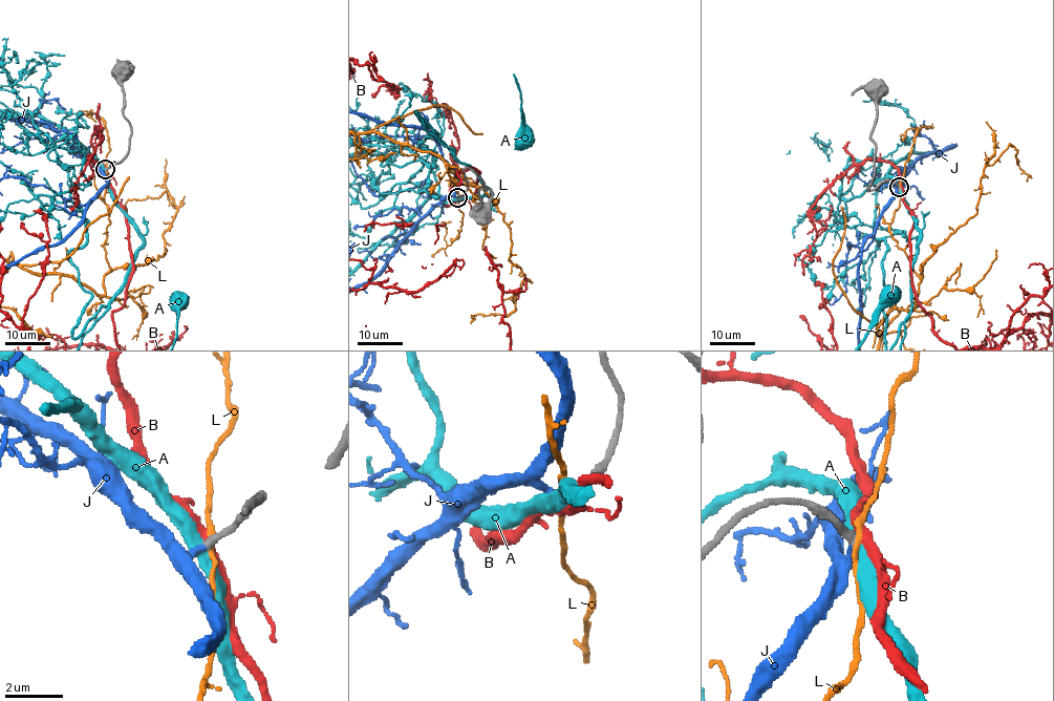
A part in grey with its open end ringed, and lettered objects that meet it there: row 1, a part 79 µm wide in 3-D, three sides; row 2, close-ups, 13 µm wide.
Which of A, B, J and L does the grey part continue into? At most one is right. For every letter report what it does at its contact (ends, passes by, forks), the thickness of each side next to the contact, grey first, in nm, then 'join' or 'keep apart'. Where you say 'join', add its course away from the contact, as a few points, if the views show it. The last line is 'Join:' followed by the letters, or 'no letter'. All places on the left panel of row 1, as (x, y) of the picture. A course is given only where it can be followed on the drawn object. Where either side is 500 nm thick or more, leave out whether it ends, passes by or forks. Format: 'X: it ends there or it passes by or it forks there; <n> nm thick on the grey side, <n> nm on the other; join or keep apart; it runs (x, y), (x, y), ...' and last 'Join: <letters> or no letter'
A: it passes by; 240 nm thick on the grey side, 480 nm on the other; keep apart
B: it passes by; 260 nm thick on the grey side, 320 nm on the other; keep apart
J: it ends there; 240 nm thick on the grey side, 240 nm on the other; join
L: it passes by; 260 nm thick on the grey side, 190 nm on the other; keep apart
Join: J

